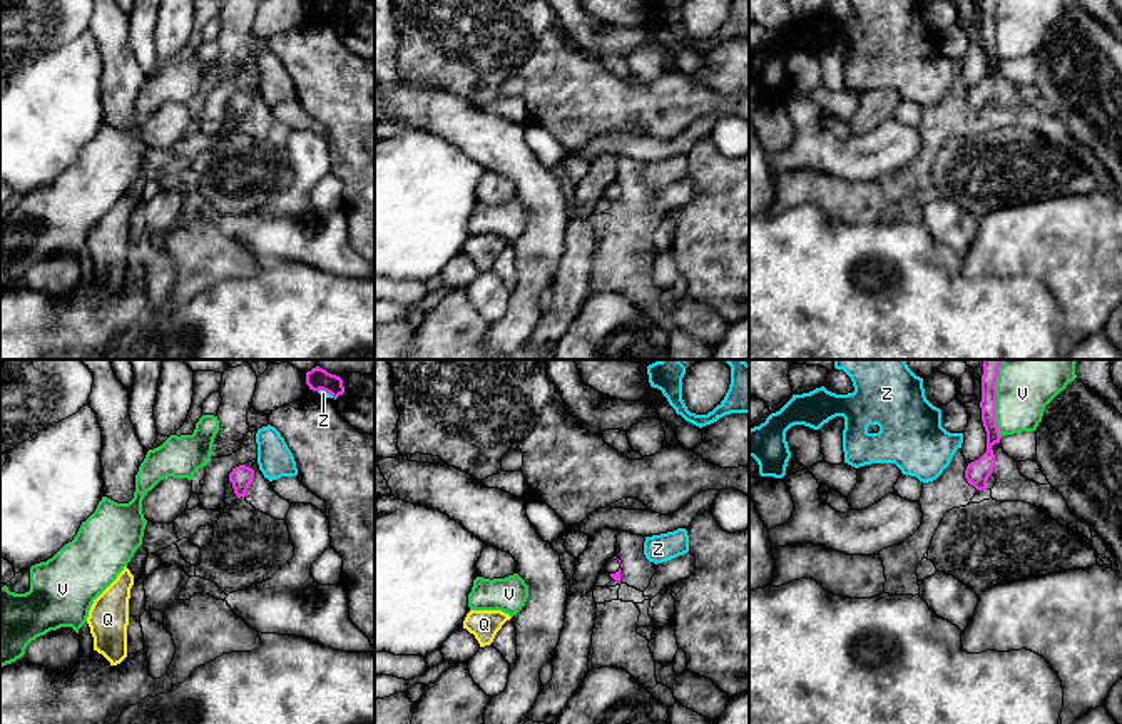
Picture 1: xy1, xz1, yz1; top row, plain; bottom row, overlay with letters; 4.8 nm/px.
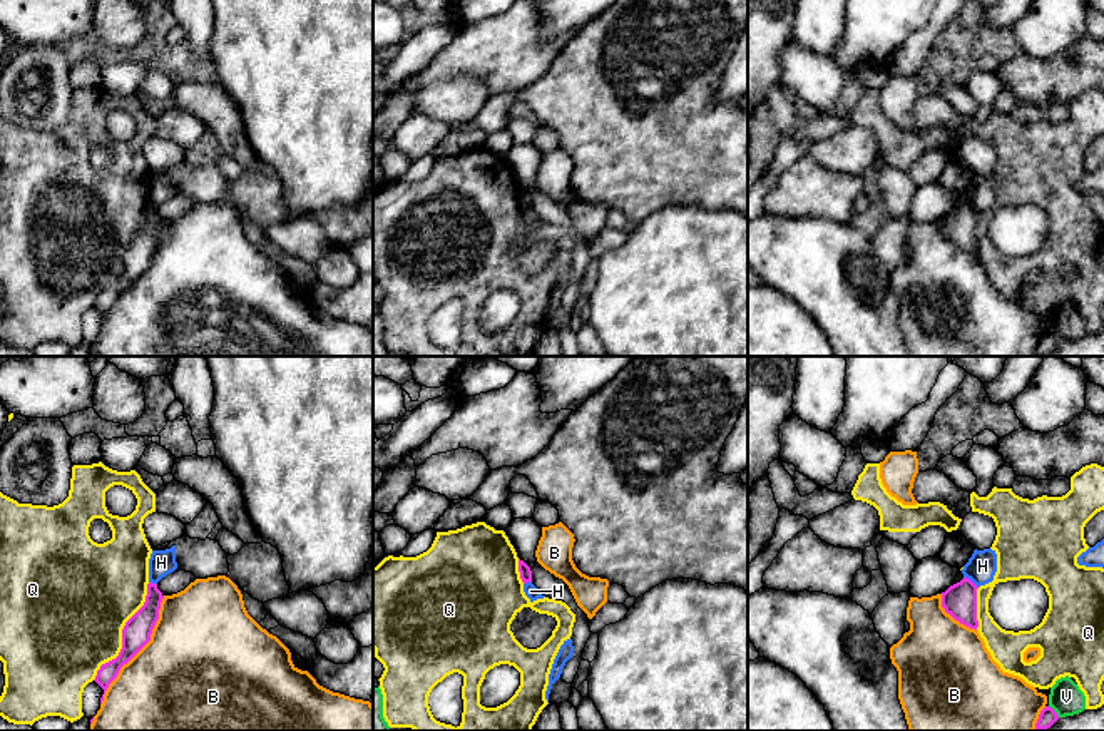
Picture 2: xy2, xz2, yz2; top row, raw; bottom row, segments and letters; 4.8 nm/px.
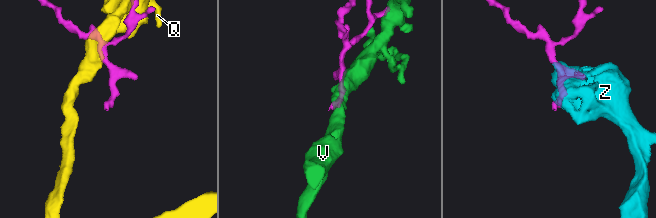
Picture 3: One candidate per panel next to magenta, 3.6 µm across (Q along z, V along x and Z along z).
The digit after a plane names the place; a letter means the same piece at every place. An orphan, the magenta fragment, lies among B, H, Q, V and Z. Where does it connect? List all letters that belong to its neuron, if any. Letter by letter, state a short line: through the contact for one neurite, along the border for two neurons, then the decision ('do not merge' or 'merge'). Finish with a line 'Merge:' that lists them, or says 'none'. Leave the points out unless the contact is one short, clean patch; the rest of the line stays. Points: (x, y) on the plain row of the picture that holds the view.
B: do not merge
H: line yz2 (964, 201), (977, 213); do not merge
Q: do not merge
V: do not merge
Z: do not merge
Merge: none

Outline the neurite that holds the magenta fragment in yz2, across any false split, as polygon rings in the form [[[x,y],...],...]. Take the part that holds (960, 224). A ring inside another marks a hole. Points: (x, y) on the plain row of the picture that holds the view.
[[[963,202],[960,207],[950,211],[942,217],[942,233],[960,249],[975,254],[977,246],[977,211]]]

